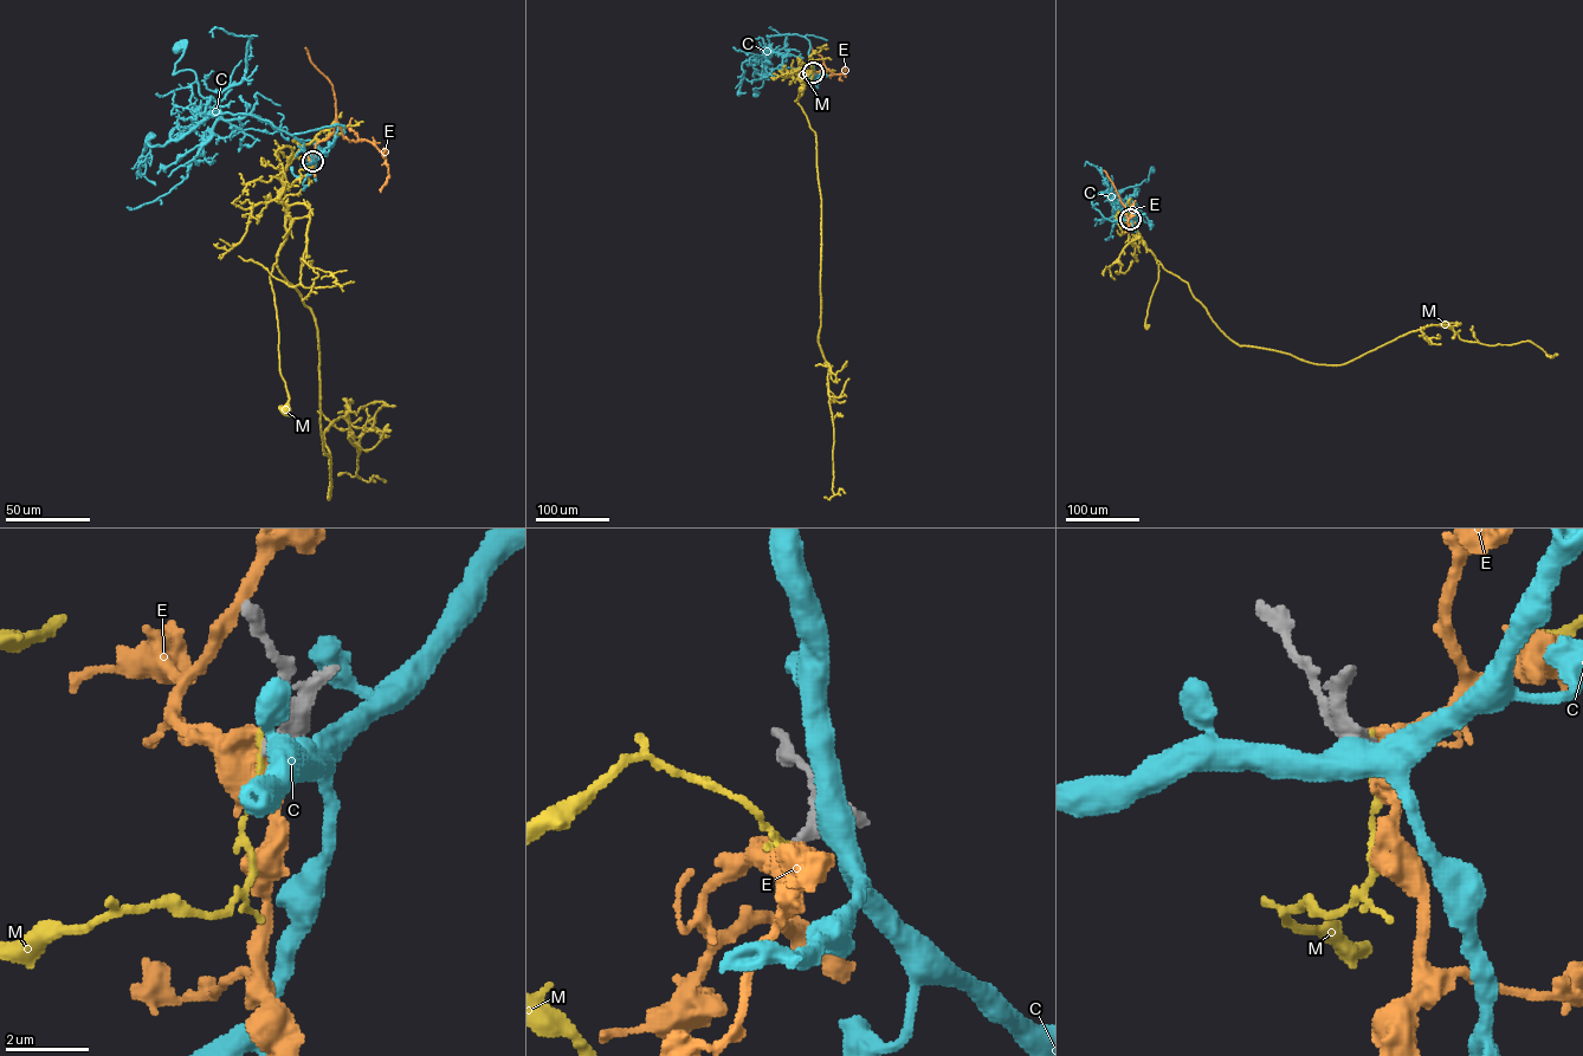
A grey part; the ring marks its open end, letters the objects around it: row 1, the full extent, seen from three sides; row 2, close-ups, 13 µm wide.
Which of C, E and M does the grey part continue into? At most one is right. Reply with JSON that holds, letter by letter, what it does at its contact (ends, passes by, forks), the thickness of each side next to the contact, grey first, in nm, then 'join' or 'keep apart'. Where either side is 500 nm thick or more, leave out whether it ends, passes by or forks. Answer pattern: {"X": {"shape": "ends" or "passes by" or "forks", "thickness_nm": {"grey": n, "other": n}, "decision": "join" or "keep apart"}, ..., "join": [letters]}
{"C": {"thickness_nm": {"grey": 550, "other": 480}, "decision": "keep apart"}, "E": {"thickness_nm": {"grey": 320, "other": 550}, "decision": "keep apart"}, "M": {"shape": "ends", "thickness_nm": {"grey": 360, "other": 140}, "decision": "keep apart"}, "join": []}

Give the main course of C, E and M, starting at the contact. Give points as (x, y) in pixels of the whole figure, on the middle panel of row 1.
C: (814, 72), (807, 39), (796, 34), (767, 36), (771, 51), (767, 53), (763, 85), (753, 89), (755, 95)
E: (813, 72), (824, 64), (834, 73), (844, 73), (842, 67)
M: (813, 72), (799, 79), (802, 94), (795, 101), (801, 89)

